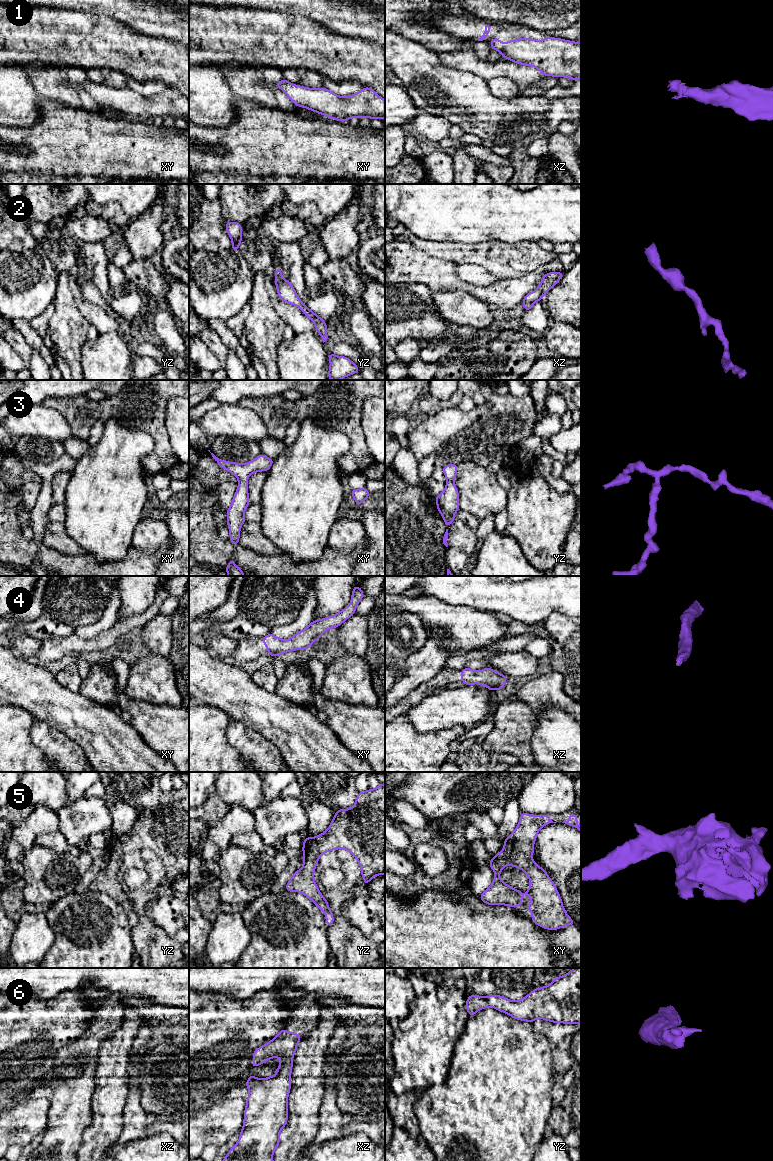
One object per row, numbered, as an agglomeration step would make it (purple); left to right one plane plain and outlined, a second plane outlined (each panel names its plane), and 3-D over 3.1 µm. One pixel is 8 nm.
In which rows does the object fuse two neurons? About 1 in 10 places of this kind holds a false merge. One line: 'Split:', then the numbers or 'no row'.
Split: no row

